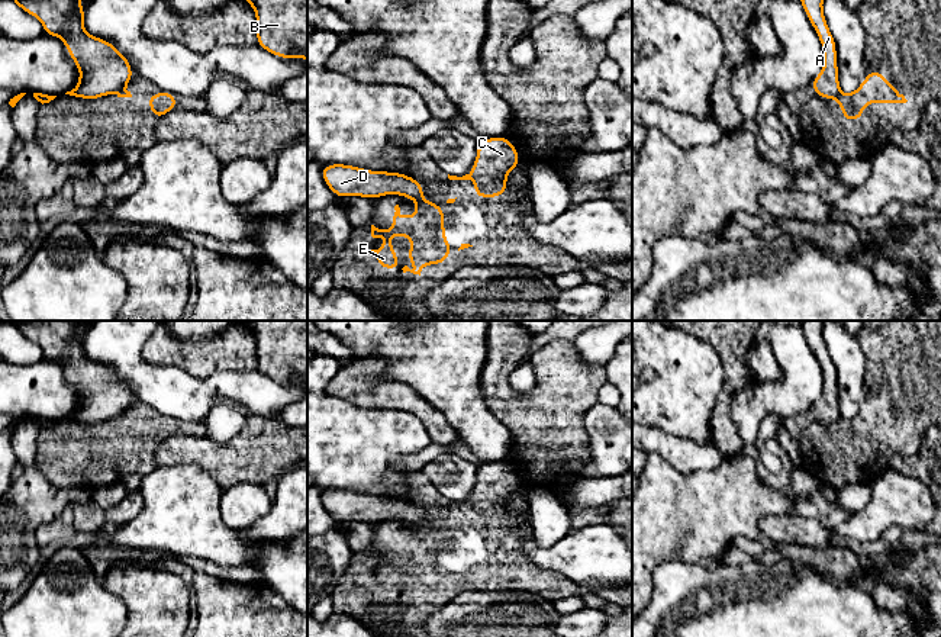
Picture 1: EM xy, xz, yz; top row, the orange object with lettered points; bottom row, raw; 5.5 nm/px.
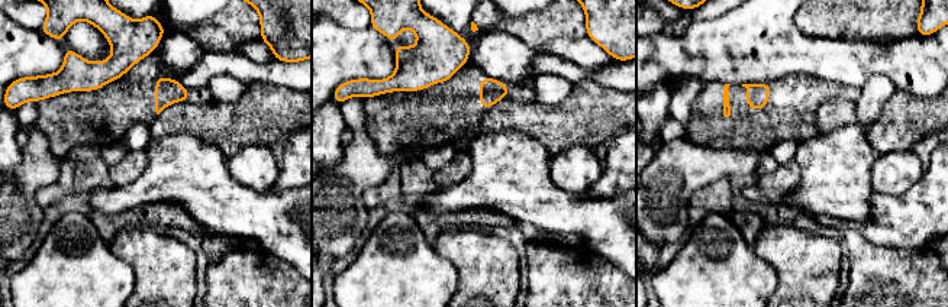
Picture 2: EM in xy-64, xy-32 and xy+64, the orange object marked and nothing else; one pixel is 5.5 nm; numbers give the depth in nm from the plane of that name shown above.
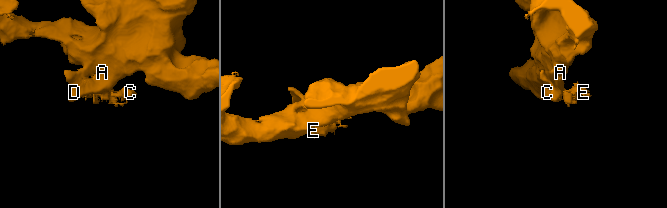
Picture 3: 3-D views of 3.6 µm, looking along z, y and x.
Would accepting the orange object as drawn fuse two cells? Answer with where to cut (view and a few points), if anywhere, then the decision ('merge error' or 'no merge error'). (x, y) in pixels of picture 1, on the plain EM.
xz (422, 521), (415, 524) | merge error

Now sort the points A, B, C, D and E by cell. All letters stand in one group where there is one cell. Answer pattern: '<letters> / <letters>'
A B D / C E

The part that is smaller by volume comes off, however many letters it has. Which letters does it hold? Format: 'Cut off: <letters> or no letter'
Cut off: C, E

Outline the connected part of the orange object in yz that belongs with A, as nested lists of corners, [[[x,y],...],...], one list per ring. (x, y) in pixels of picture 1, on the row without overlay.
[[[799,321],[799,326],[802,328],[824,374],[824,393],[809,412],[822,424],[834,424],[840,419],[837,369],[822,335],[824,321]]]

